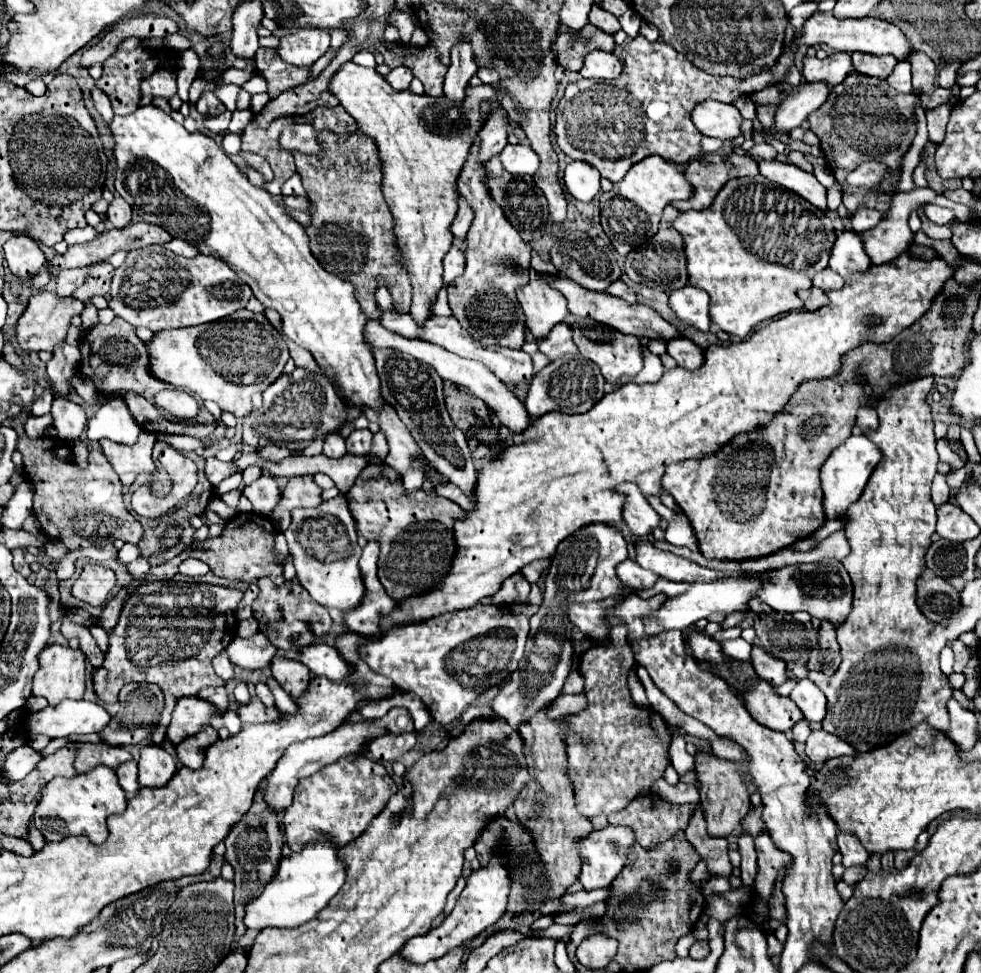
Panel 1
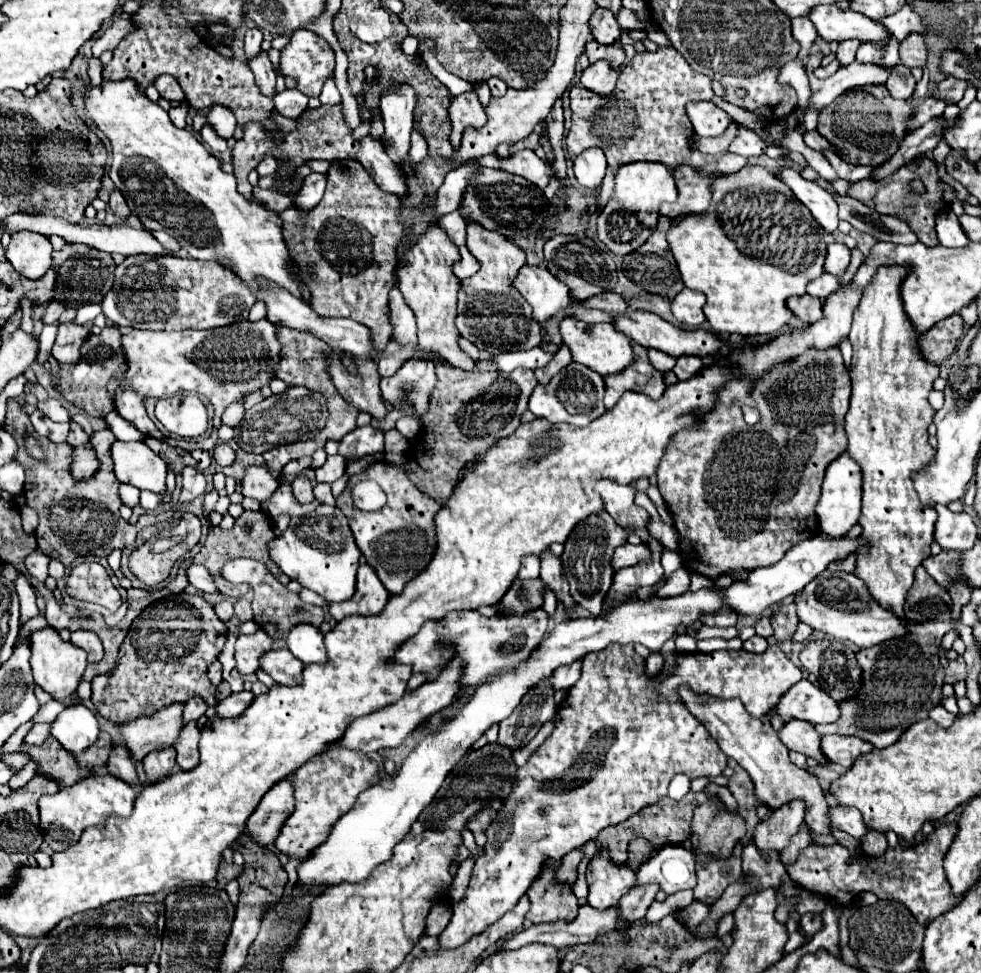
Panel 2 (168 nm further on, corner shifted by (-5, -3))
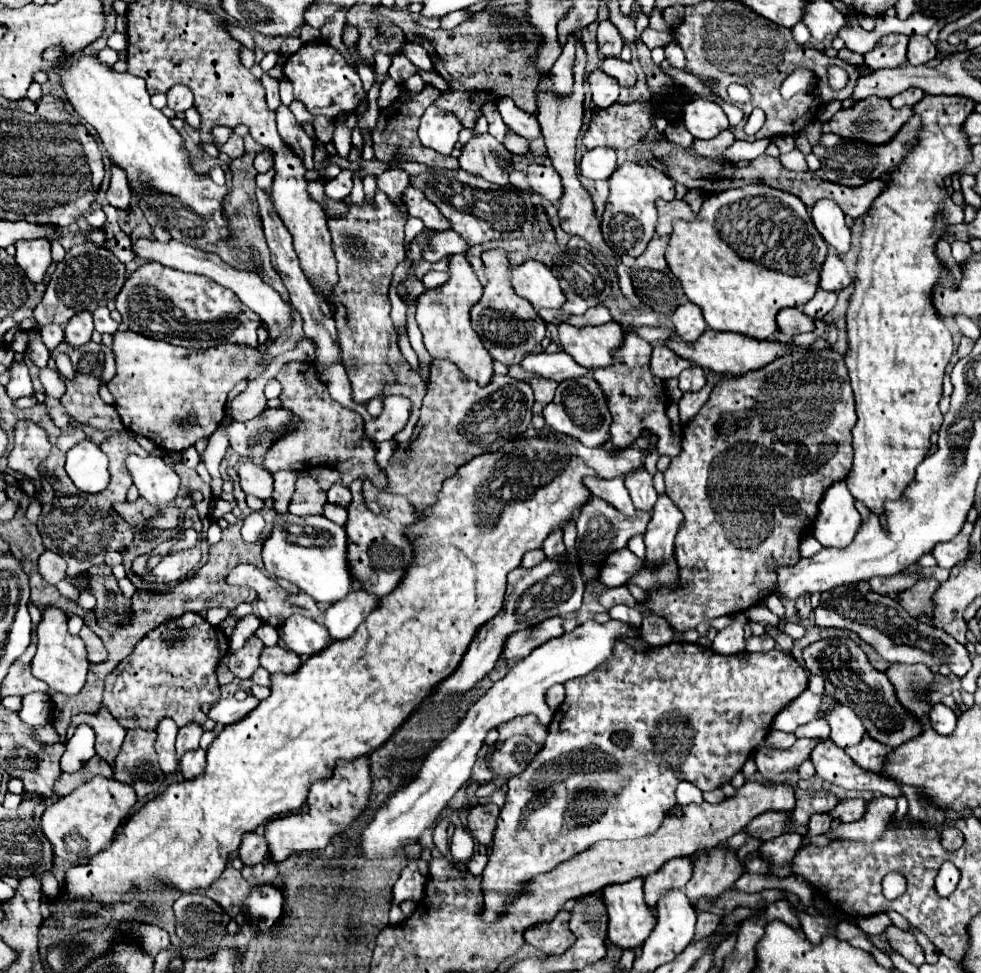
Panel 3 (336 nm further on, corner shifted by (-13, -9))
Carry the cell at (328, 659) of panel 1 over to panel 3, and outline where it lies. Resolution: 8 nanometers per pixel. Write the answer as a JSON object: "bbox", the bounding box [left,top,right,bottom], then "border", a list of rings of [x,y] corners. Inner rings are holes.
{"bbox":[278,616,328,656],"border":[[[290,616],[282,628],[278,628],[284,644],[298,656],[312,656],[328,646],[328,632],[316,620],[306,620],[306,616]]]}

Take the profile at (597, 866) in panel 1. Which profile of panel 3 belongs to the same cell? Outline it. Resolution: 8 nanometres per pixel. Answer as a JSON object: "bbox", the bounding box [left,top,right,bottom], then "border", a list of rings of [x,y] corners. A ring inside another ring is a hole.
{"bbox":[604,880,656,956],"border":[[[630,880],[626,884],[610,884],[604,890],[604,904],[608,908],[608,940],[616,944],[622,950],[634,950],[638,956],[642,950],[644,940],[650,936],[656,916],[650,912],[646,900],[644,900],[644,882],[642,880]]]}

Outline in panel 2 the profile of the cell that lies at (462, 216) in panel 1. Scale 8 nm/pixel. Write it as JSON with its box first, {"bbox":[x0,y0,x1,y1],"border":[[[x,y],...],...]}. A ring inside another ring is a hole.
{"bbox":[440,210,466,246],"border":[[[454,210],[450,214],[444,214],[440,218],[440,226],[446,230],[446,234],[456,242],[456,246],[466,244],[466,218],[460,210]]]}

